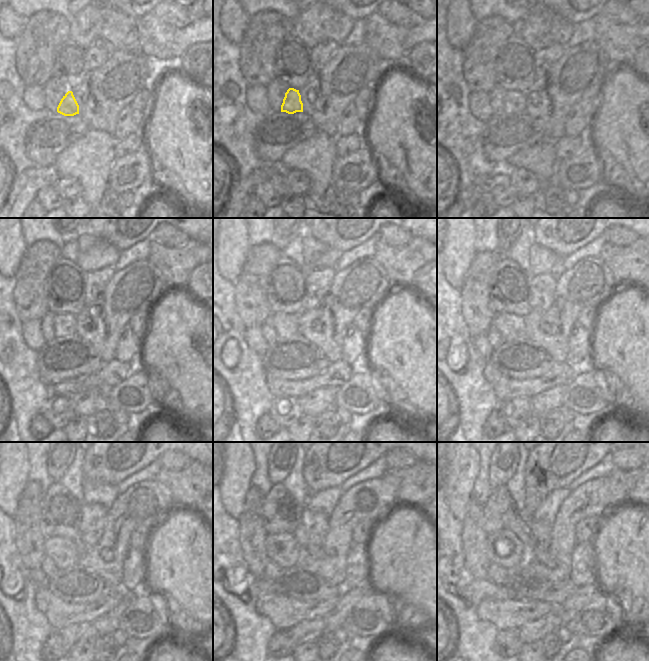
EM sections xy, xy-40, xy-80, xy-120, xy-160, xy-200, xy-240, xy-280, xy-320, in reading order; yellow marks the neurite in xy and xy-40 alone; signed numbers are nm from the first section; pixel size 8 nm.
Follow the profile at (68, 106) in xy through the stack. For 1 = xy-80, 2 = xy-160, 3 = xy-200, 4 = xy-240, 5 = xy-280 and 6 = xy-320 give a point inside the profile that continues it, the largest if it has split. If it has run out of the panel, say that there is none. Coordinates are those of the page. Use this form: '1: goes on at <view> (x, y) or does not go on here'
1: goes on at xy-80 (514, 101)
2: goes on at xy-160 (286, 326)
3: goes on at xy-200 (510, 326)
4: goes on at xy-240 (64, 552)
5: goes on at xy-280 (283, 549)
6: goes on at xy-320 (510, 562)

